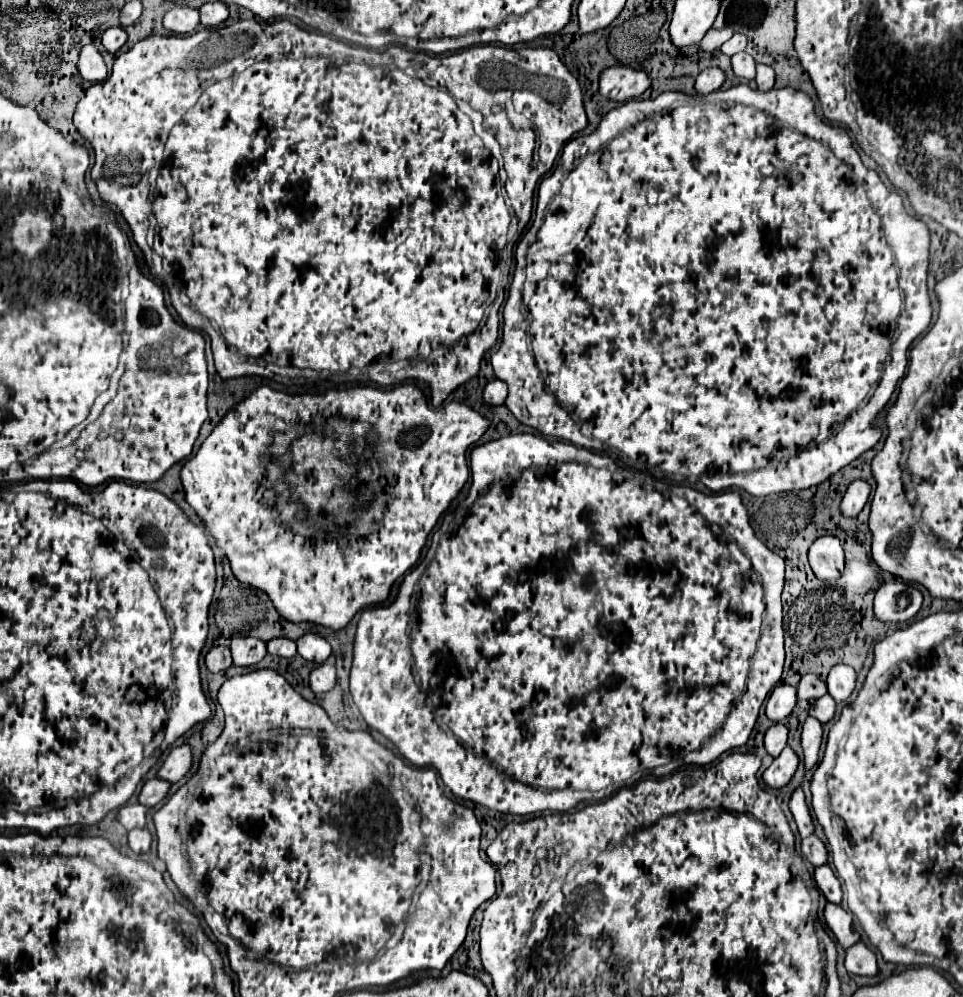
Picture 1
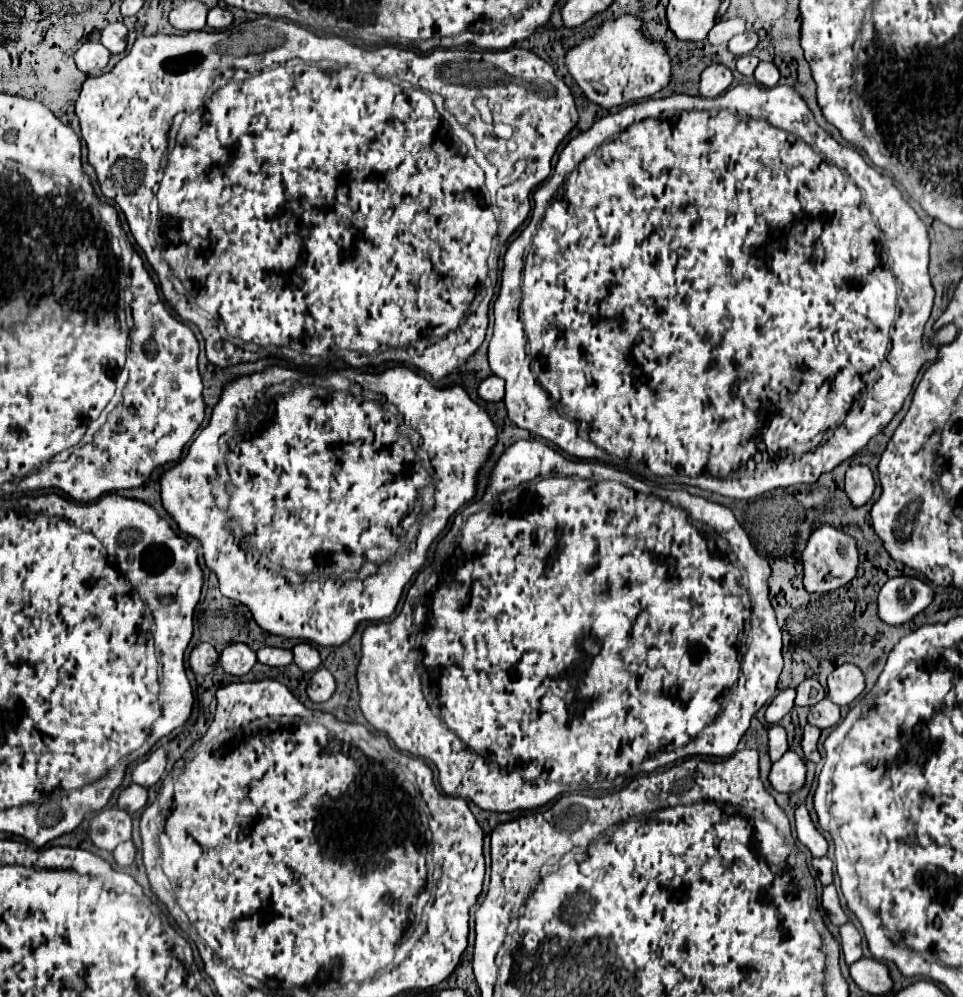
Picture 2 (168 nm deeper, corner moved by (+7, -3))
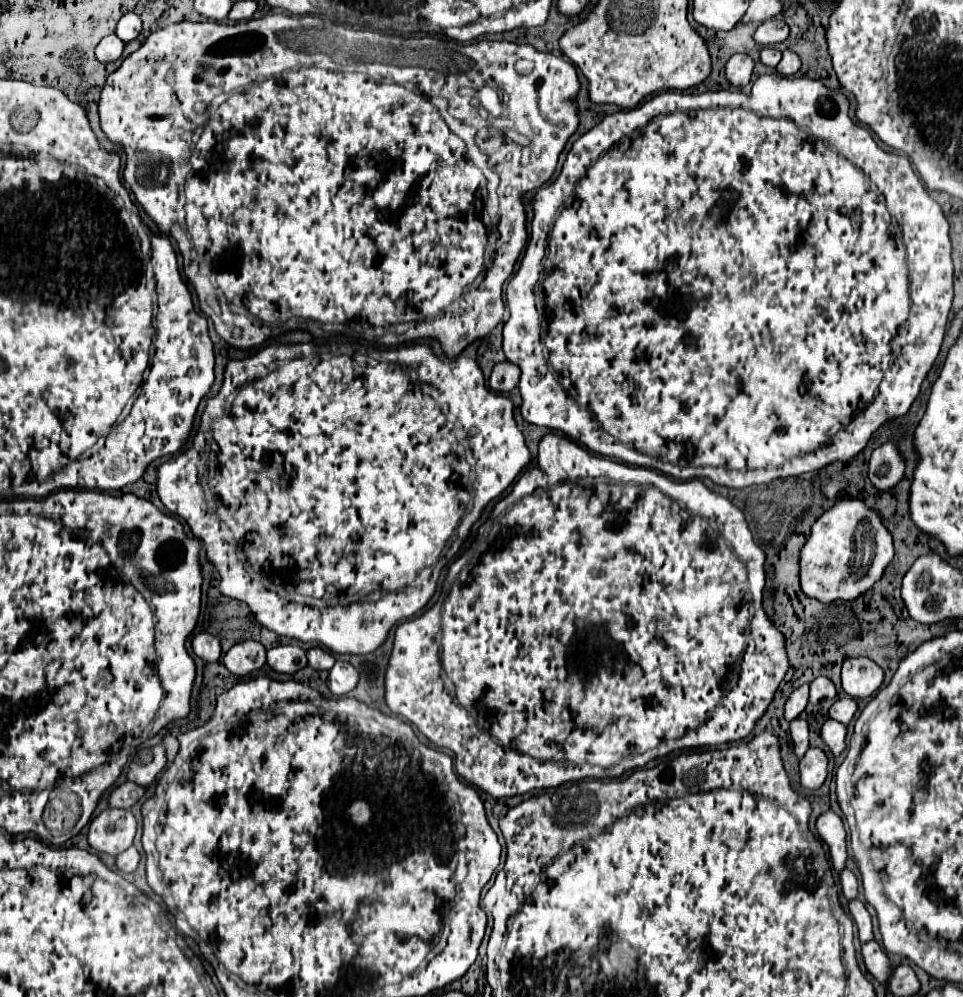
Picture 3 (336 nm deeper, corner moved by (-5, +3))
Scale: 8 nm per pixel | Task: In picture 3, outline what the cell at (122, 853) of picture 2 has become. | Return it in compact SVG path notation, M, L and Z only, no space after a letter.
M130 846L128 850L124 850L122 854L116 856L116 866L122 870L122 872L134 872L140 864L140 854L136 850L136 846Z

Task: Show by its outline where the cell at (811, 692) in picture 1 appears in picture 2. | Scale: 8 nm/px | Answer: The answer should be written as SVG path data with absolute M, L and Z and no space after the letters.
M810 678L804 680L798 688L796 688L796 706L814 706L824 698L824 688L820 686L818 680Z

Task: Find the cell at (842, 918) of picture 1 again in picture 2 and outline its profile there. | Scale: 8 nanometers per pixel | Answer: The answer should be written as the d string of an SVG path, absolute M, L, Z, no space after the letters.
M844 924L840 928L840 938L842 938L840 944L842 944L842 952L844 952L846 964L850 966L850 964L858 962L862 958L862 948L860 948L862 938L860 938L858 930L854 928L854 924Z

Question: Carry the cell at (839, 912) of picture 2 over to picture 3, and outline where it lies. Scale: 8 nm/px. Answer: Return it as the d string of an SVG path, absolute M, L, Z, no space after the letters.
M848 900L848 908L850 908L850 914L858 926L858 938L860 942L868 942L872 940L872 920L870 920L870 914L866 910L866 906L860 902L860 900Z

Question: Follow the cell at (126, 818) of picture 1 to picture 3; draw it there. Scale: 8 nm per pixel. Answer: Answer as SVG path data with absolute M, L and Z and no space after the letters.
M106 808L90 822L88 842L98 852L118 856L132 846L136 826L138 822L130 810Z

